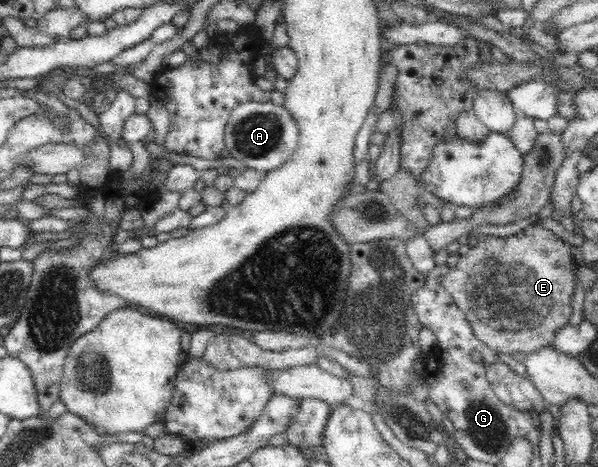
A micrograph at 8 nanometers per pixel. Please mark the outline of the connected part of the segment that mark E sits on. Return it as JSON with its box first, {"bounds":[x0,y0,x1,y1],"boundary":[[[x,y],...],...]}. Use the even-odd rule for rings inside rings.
{"bounds":[441,224,574,354],"boundary":[[[536,224],[530,225],[525,228],[525,230],[506,237],[496,236],[495,234],[485,236],[476,247],[470,249],[467,256],[459,259],[457,265],[451,268],[450,273],[448,273],[446,277],[443,277],[441,281],[442,286],[446,288],[446,291],[458,306],[458,309],[464,312],[465,318],[468,320],[476,339],[479,339],[486,347],[496,352],[511,354],[513,351],[522,351],[522,353],[525,354],[529,351],[536,351],[539,347],[550,346],[552,334],[558,331],[558,328],[564,327],[564,325],[569,323],[568,317],[570,317],[570,313],[572,313],[570,302],[572,301],[574,287],[572,271],[570,270],[572,263],[574,263],[574,259],[570,253],[570,245],[562,241],[561,238],[558,238],[551,230],[542,228],[542,226]]]}

